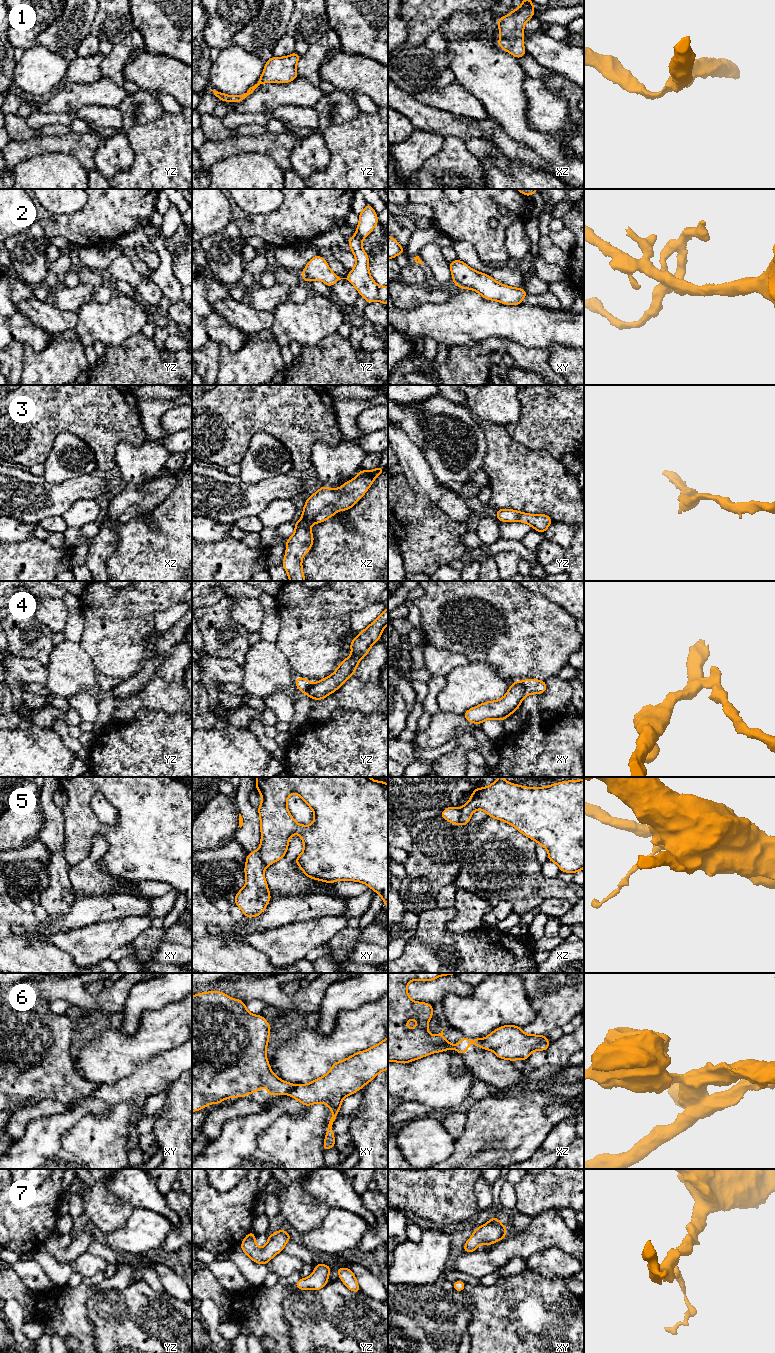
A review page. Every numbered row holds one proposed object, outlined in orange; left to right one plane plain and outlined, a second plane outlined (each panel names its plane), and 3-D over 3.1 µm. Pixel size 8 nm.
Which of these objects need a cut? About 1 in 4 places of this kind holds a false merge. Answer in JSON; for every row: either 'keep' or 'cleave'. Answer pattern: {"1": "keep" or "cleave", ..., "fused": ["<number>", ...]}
{"1": "keep", "2": "keep", "3": "keep", "4": "cleave", "5": "cleave", "6": "cleave", "7": "keep", "fused": ["4", "5", "6"]}

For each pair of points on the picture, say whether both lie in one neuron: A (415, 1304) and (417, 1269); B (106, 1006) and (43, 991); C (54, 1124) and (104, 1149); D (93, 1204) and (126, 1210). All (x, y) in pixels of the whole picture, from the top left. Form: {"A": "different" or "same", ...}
{"A": "different", "B": "same", "C": "different", "D": "same"}

